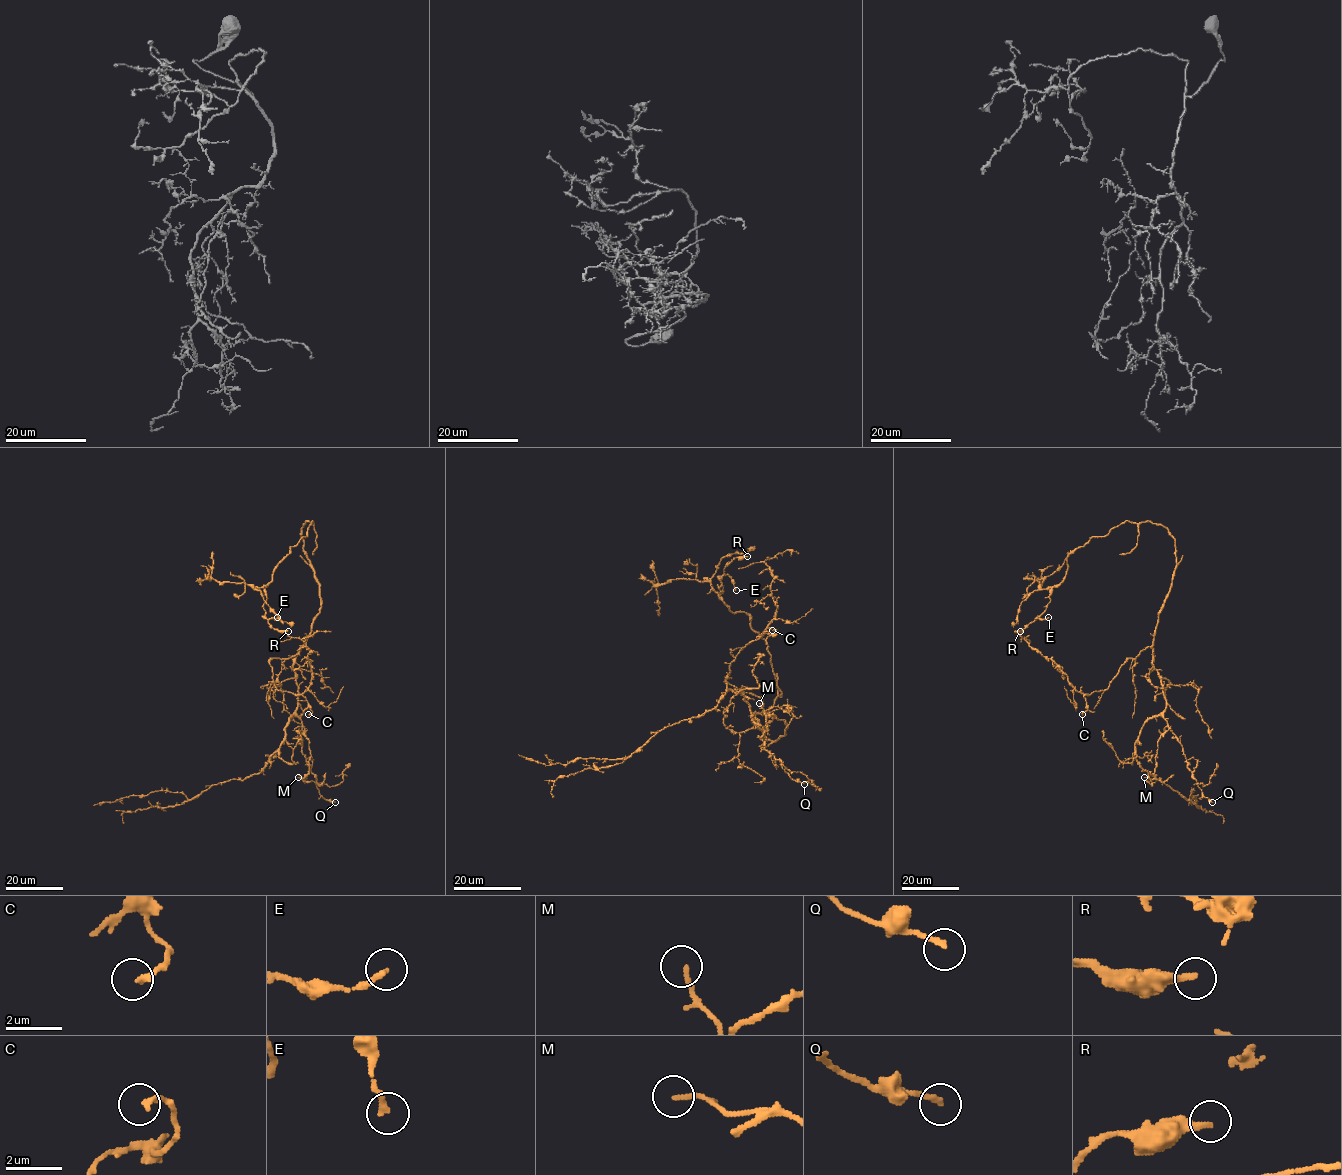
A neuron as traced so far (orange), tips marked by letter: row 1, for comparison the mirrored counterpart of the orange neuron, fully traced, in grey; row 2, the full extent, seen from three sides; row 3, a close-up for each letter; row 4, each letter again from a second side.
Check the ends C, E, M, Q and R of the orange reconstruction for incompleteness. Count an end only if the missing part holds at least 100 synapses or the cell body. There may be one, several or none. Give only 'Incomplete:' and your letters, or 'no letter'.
Incomplete: no letter

